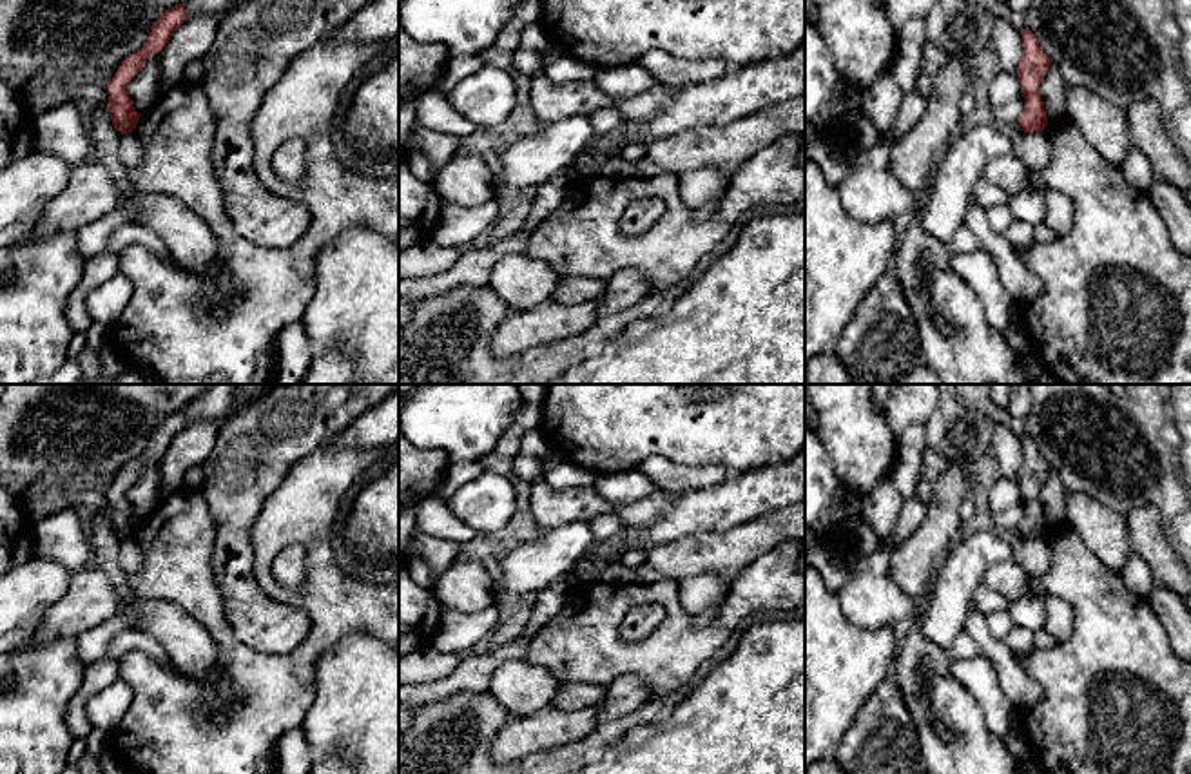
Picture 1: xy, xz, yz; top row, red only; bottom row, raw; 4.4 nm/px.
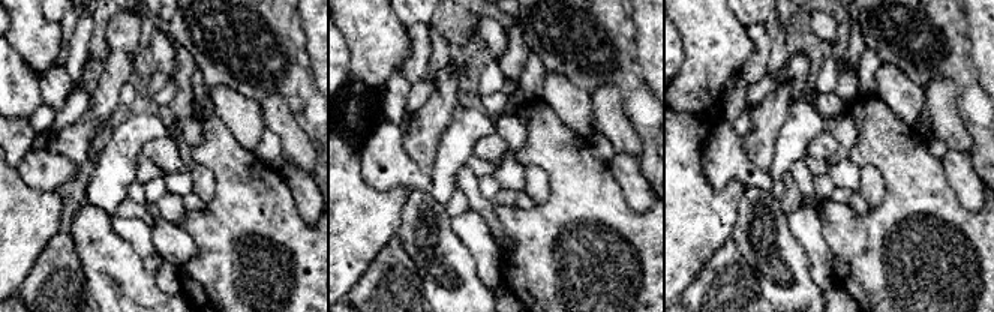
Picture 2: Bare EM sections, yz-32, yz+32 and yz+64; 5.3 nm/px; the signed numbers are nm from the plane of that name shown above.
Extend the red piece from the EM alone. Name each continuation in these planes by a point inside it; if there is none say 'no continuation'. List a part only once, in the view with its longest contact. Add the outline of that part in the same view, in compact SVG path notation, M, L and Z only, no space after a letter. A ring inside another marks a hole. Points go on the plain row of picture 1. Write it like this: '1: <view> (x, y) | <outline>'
no continuation

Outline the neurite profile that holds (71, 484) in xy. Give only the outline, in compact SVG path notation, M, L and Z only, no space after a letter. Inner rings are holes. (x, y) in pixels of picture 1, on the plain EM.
M44 475L38 480L34 480L29 488L25 488L22 493L25 497L33 497L36 493L42 493L53 486L60 486L67 493L76 493L76 491L100 491L105 489L105 477L53 477L53 475Z

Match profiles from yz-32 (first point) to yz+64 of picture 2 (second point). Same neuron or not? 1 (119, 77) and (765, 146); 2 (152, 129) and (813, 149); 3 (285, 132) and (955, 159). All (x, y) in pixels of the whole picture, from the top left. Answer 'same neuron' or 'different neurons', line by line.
1: same neuron
2: different neurons
3: different neurons

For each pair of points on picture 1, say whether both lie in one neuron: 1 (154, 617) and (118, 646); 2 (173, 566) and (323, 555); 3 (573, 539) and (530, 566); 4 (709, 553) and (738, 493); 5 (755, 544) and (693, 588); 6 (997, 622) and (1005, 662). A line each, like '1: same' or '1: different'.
1: different
2: same
3: same
4: different
5: different
6: different

